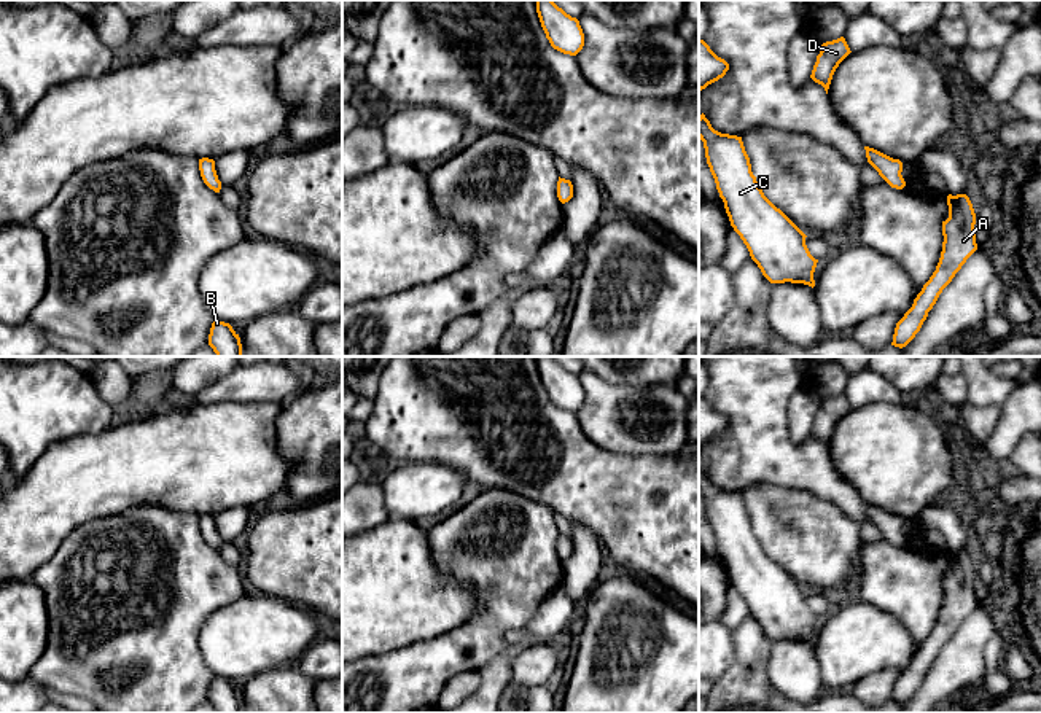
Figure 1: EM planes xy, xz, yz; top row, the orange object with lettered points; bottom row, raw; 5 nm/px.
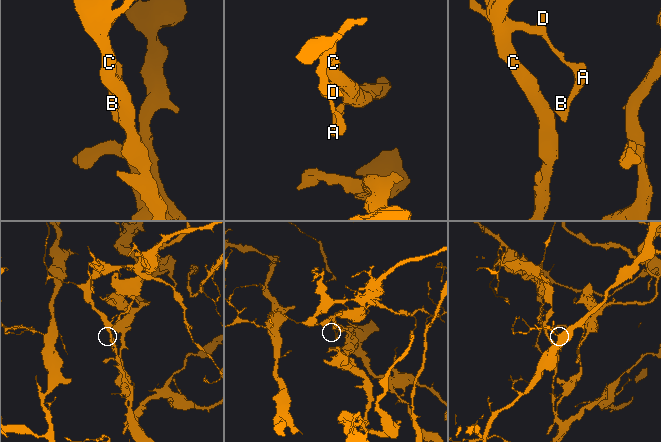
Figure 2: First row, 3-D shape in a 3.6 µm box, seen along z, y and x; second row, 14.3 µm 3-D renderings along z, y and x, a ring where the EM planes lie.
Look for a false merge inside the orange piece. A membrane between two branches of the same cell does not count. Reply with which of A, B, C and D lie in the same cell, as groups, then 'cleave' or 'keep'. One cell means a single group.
A B C / D; cleave

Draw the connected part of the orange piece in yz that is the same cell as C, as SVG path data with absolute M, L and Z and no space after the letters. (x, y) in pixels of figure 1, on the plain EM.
M702 469L699 495L731 582L762 632L770 640L791 638L813 645L818 616L805 602L807 592L764 552L742 493L715 487Z

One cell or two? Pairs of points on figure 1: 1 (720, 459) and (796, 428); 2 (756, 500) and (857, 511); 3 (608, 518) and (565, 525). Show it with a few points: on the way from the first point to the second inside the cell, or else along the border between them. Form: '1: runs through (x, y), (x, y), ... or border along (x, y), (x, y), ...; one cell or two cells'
1: border along (791, 395), (788, 403), (790, 436), (799, 446); two cells
2: border along (809, 492), (830, 498), (857, 522); two cells
3: border along (554, 511), (573, 521); two cells

